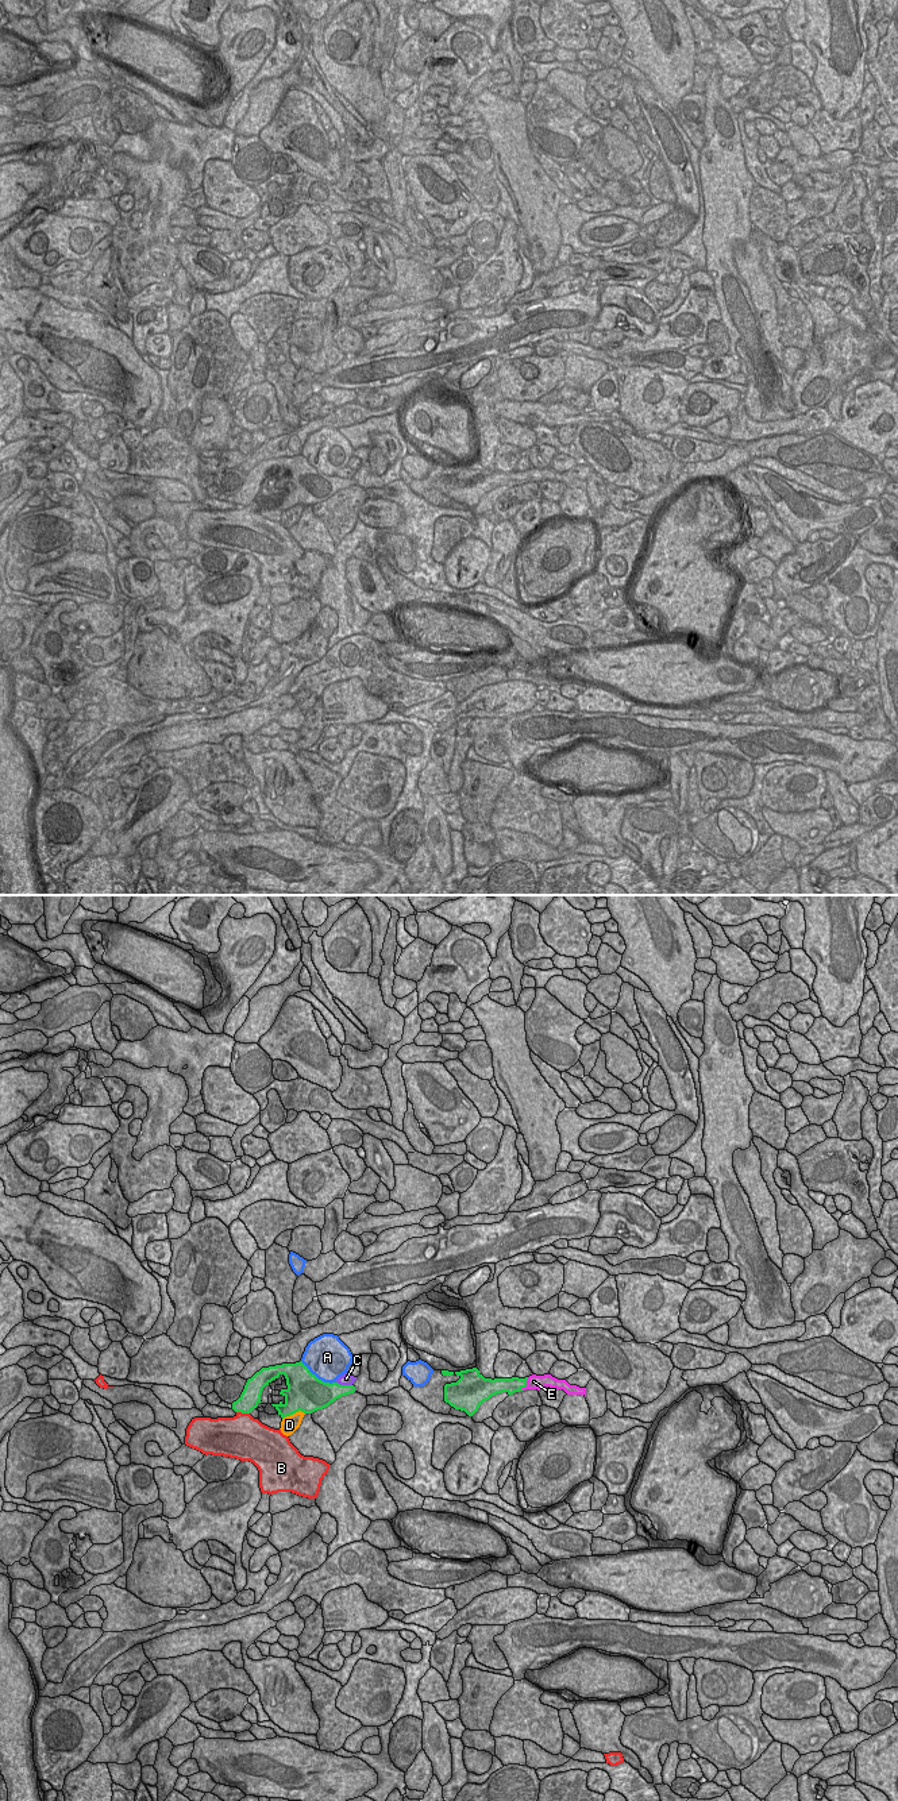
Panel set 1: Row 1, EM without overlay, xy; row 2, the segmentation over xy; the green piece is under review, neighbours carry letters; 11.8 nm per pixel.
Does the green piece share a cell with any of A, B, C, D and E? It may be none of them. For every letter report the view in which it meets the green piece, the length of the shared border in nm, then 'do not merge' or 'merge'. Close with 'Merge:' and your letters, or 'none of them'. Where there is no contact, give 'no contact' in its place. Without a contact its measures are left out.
A: contact in xy; length 500 nm; do not merge
B: contact in xy; length 160 nm; do not merge
C: contact in xy; length 200 nm; do not merge
D: contact in xy; length 280 nm; do not merge
E: contact in xy; length 180 nm; merge
Merge: E

